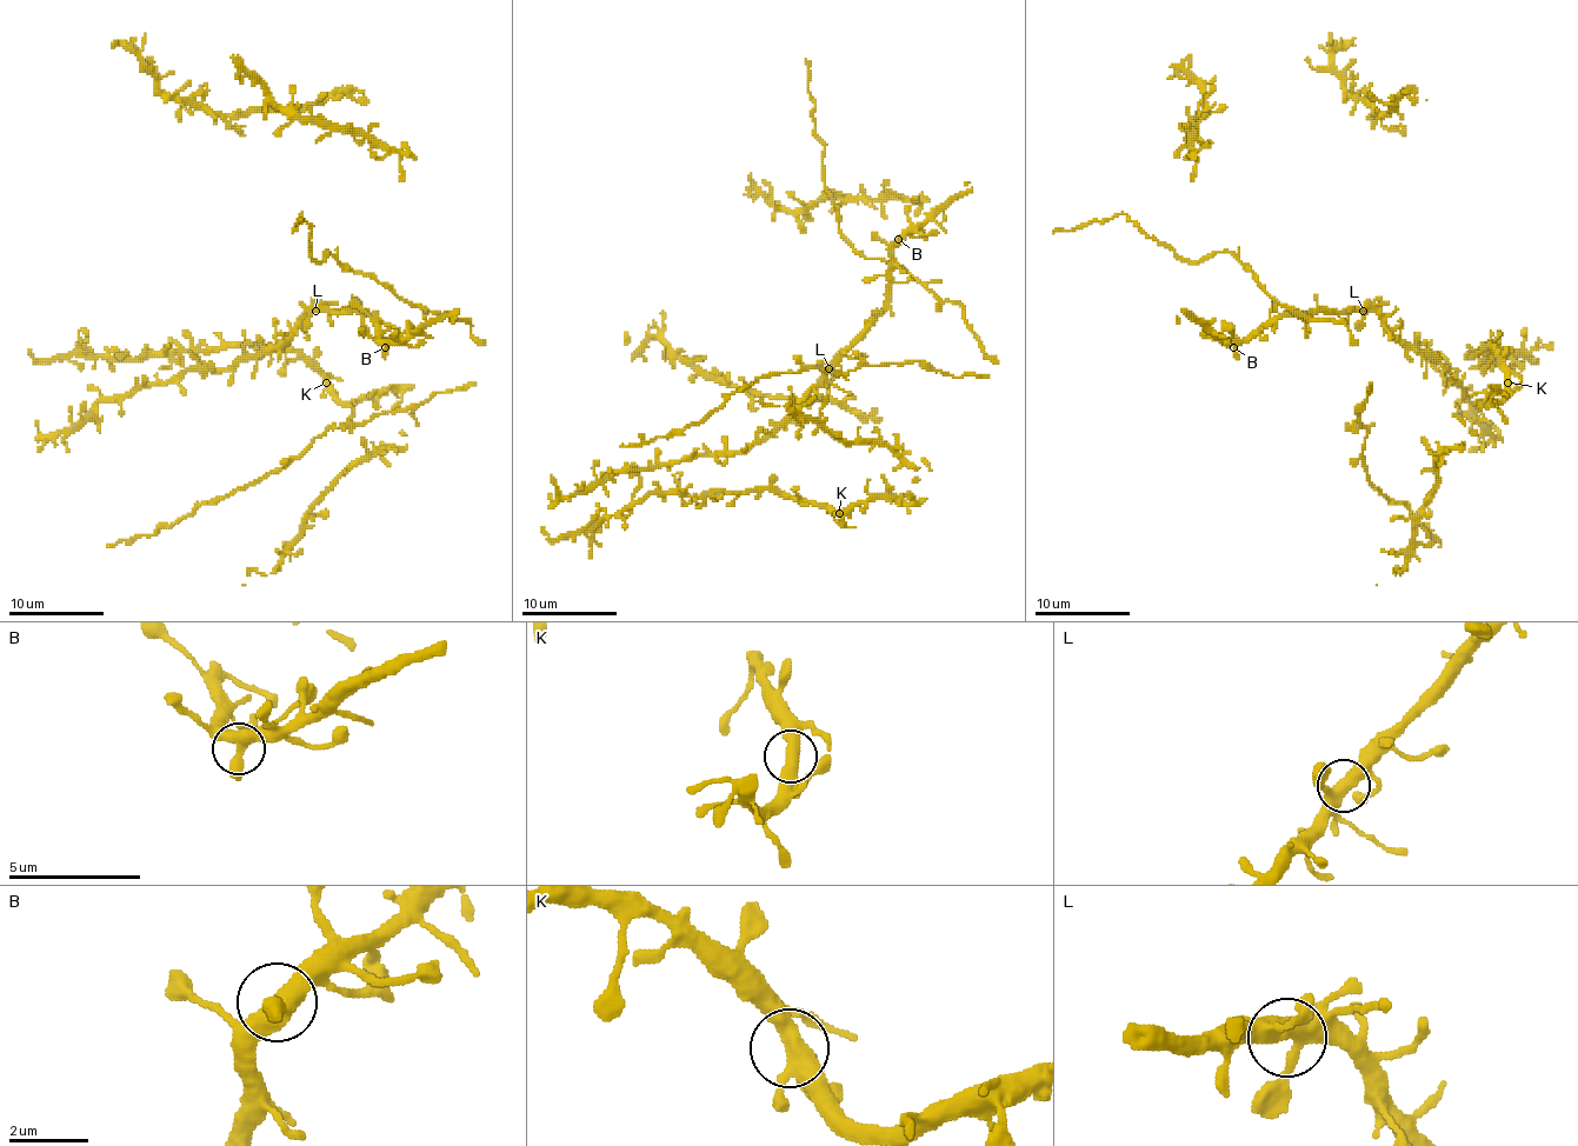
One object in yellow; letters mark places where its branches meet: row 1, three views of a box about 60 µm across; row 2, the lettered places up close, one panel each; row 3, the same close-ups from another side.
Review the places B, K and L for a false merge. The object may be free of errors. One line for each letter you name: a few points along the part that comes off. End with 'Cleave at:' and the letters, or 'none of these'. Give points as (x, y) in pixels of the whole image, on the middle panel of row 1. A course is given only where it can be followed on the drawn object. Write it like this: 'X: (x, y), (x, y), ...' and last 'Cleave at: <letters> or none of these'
Cleave at: none of these

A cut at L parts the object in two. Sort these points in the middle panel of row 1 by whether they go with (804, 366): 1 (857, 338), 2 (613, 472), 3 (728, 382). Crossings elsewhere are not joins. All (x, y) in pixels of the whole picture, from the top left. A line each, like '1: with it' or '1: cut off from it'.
1: cut off from it
2: cut off from it
3: cut off from it

